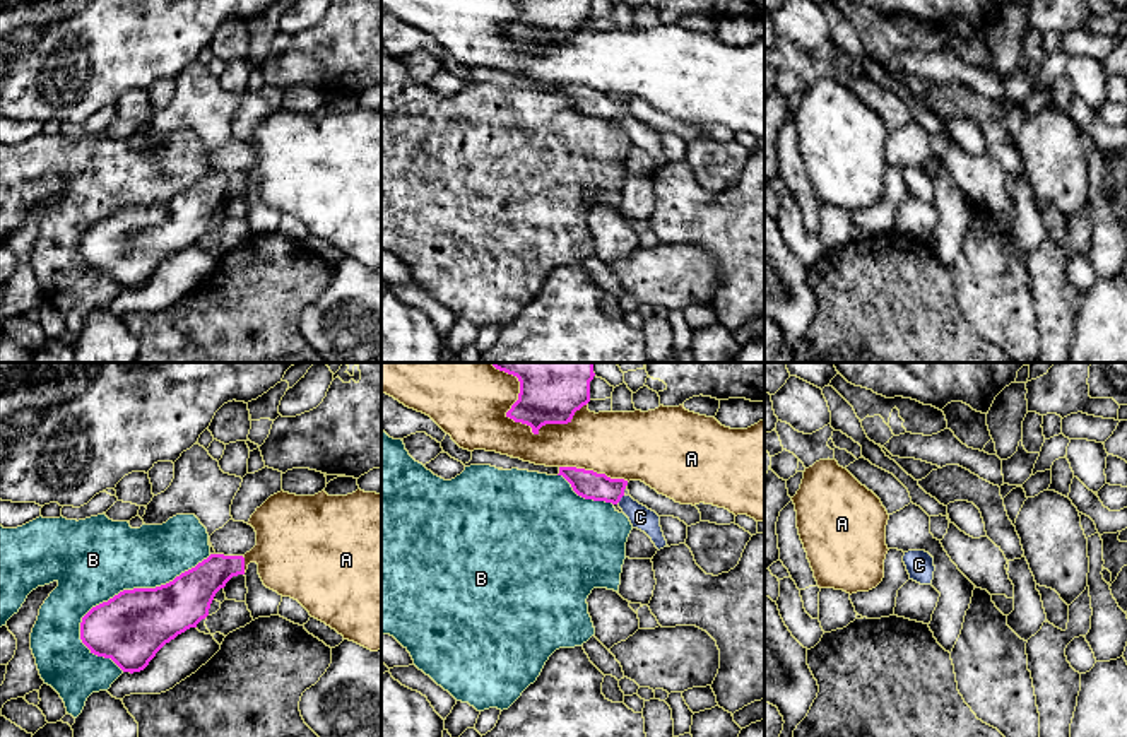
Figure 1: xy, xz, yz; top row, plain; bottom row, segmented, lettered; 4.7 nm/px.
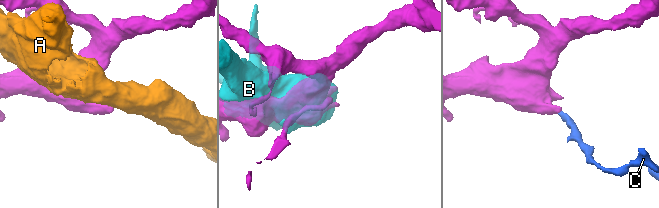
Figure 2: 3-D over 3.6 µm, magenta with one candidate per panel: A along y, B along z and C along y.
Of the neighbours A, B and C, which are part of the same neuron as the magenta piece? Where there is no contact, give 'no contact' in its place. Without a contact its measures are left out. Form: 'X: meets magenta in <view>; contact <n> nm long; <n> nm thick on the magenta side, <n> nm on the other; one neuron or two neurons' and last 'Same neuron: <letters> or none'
A: meets magenta in xz; contact 400 nm long; 200 nm thick on the magenta side, 280 nm on the other; two neurons
B: meets magenta in xy; contact 750 nm long; 340 nm thick on the magenta side, 400 nm on the other; two neurons
C: meets magenta in xz; contact 60 nm long; 140 nm thick on the magenta side, 110 nm on the other; one neuron
Same neuron: C

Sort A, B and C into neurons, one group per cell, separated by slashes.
A / B / C

